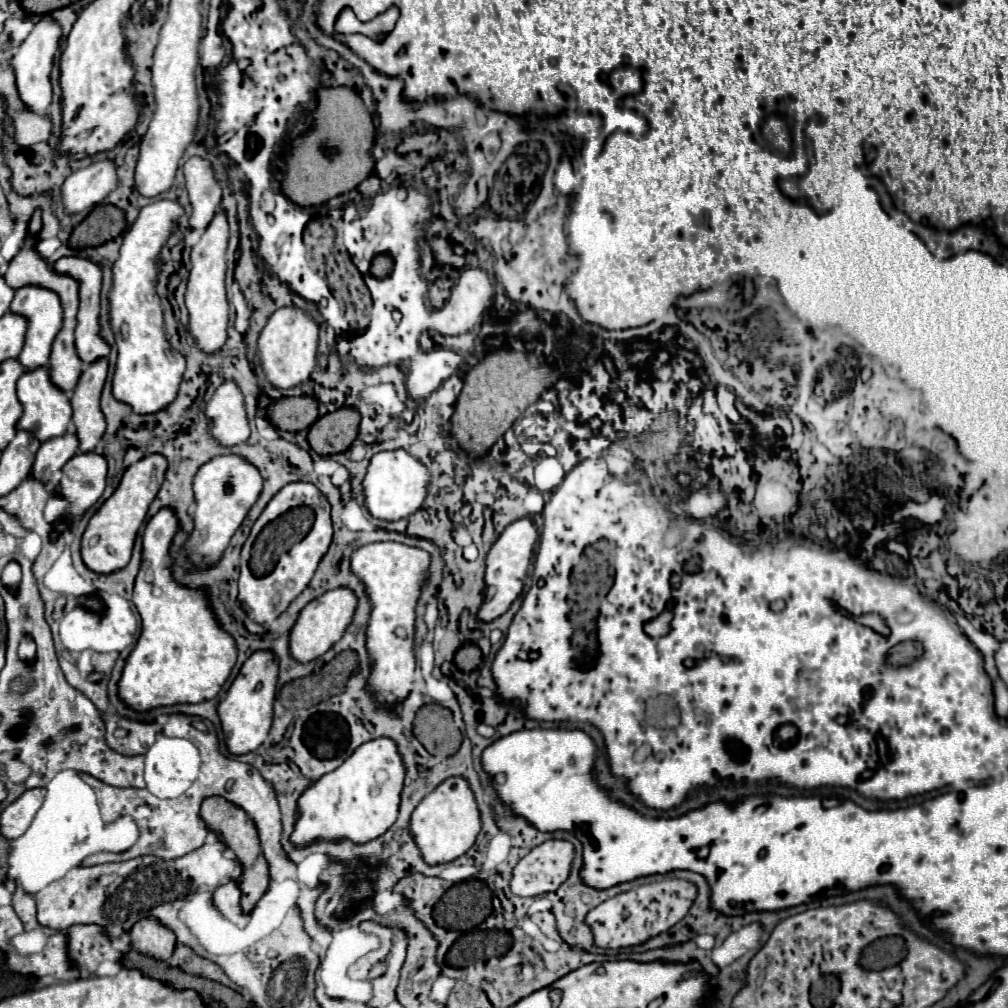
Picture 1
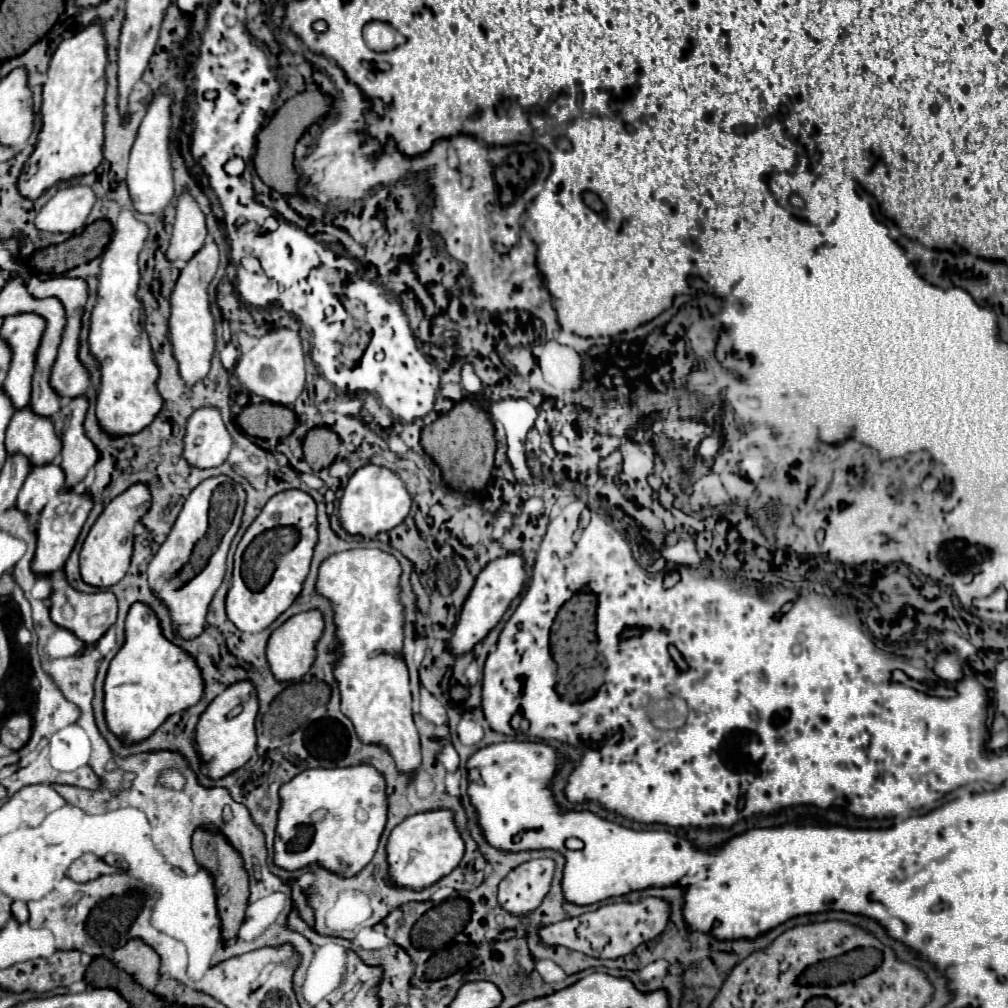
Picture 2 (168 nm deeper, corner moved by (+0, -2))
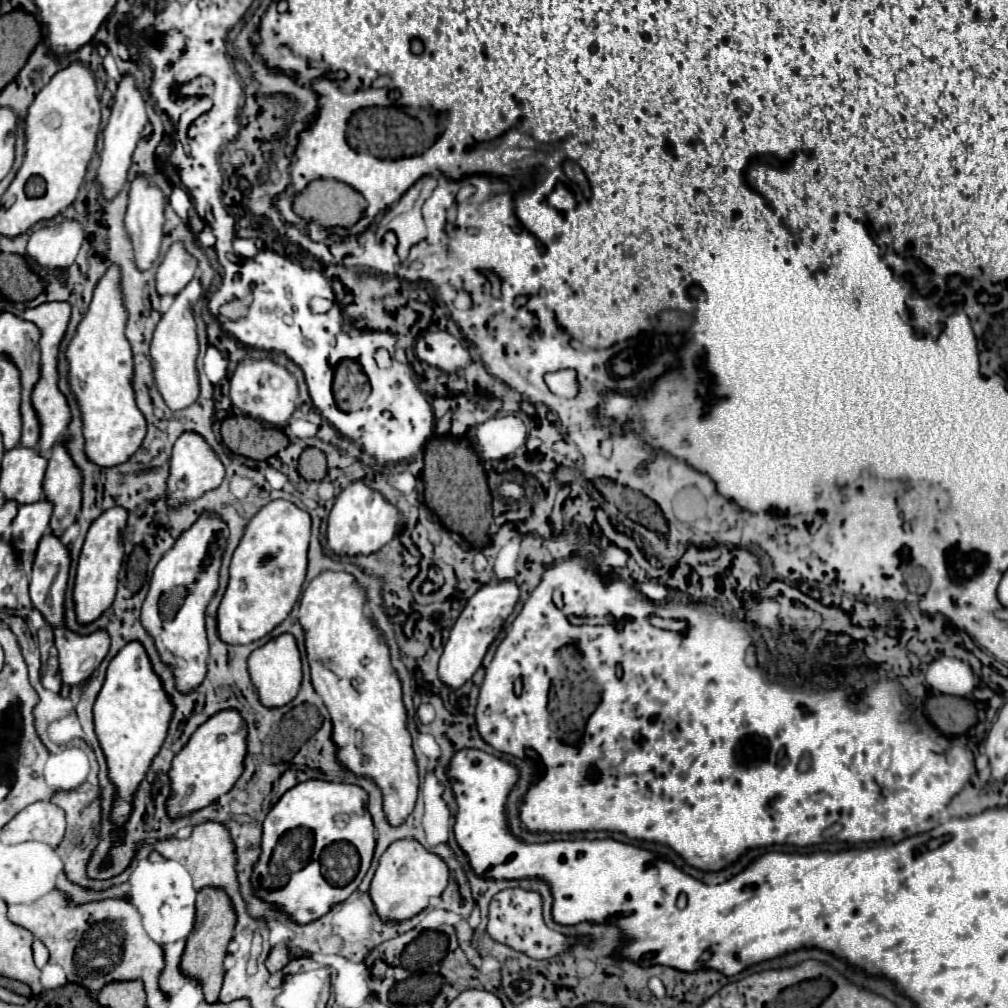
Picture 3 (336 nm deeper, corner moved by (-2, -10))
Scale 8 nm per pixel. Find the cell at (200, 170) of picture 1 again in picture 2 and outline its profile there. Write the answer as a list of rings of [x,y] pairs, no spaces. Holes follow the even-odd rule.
[[[188,192],[178,198],[172,238],[166,252],[168,262],[188,262],[206,242],[206,222],[200,206]]]

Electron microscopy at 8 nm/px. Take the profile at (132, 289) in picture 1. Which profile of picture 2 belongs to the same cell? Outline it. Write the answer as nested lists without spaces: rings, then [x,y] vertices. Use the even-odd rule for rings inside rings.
[[[122,212],[106,246],[98,274],[98,296],[90,316],[88,346],[90,354],[100,362],[100,390],[96,396],[96,418],[100,430],[110,438],[138,434],[146,428],[162,408],[156,390],[158,366],[152,358],[148,334],[144,330],[144,308],[136,298],[138,292],[138,254],[148,238],[148,226],[138,222],[132,212]]]

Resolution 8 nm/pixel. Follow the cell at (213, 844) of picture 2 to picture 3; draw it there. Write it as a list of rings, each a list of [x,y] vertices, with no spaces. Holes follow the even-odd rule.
[[[204,886],[202,890],[198,890],[196,926],[186,942],[186,952],[182,956],[182,968],[190,978],[196,978],[202,982],[208,1002],[218,1000],[222,980],[224,980],[222,964],[228,954],[228,944],[234,936],[234,926],[236,926],[236,912],[234,912],[230,896],[222,888],[214,888],[214,886]]]

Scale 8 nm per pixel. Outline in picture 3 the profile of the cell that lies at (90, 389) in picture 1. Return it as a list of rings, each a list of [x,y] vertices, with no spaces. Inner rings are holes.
[[[62,442],[52,448],[44,490],[46,498],[54,502],[50,528],[54,534],[62,536],[64,530],[76,520],[82,502],[82,470],[74,464]]]

